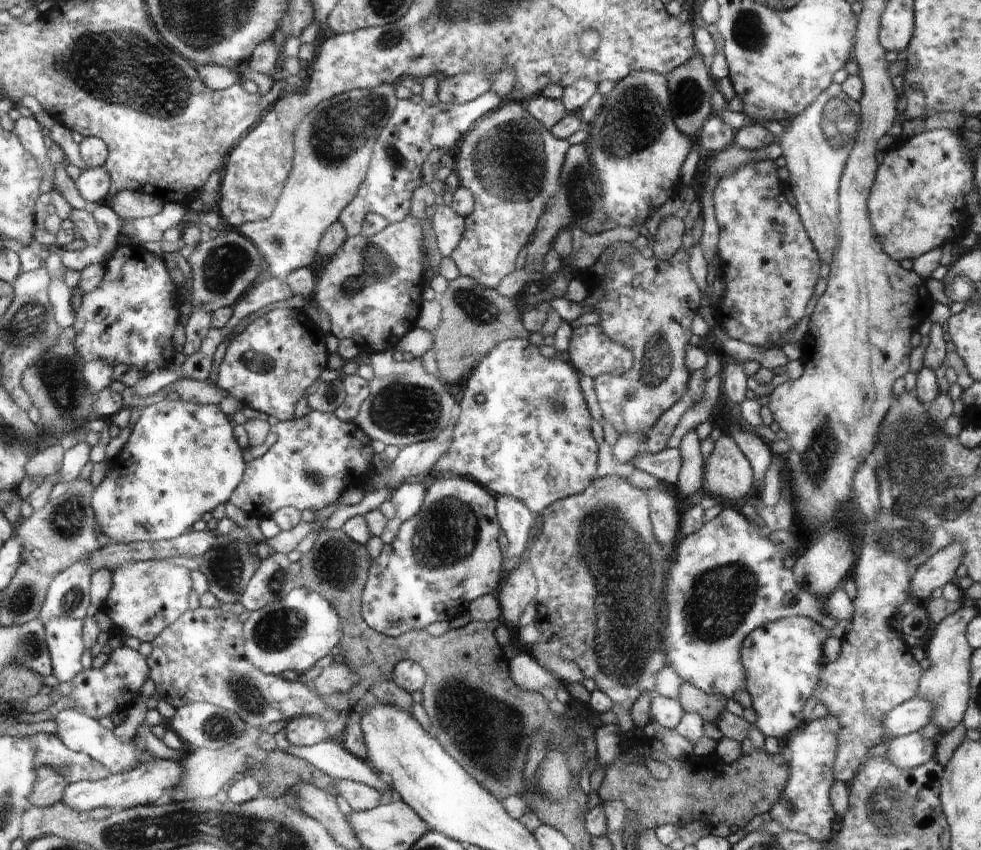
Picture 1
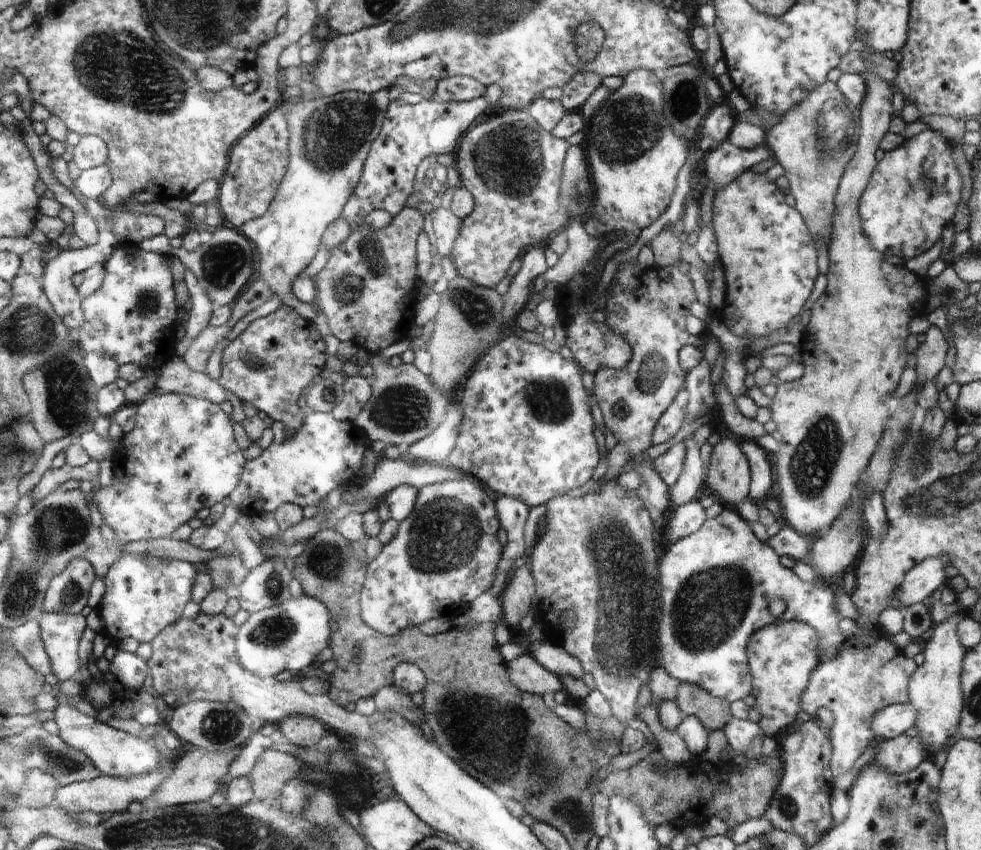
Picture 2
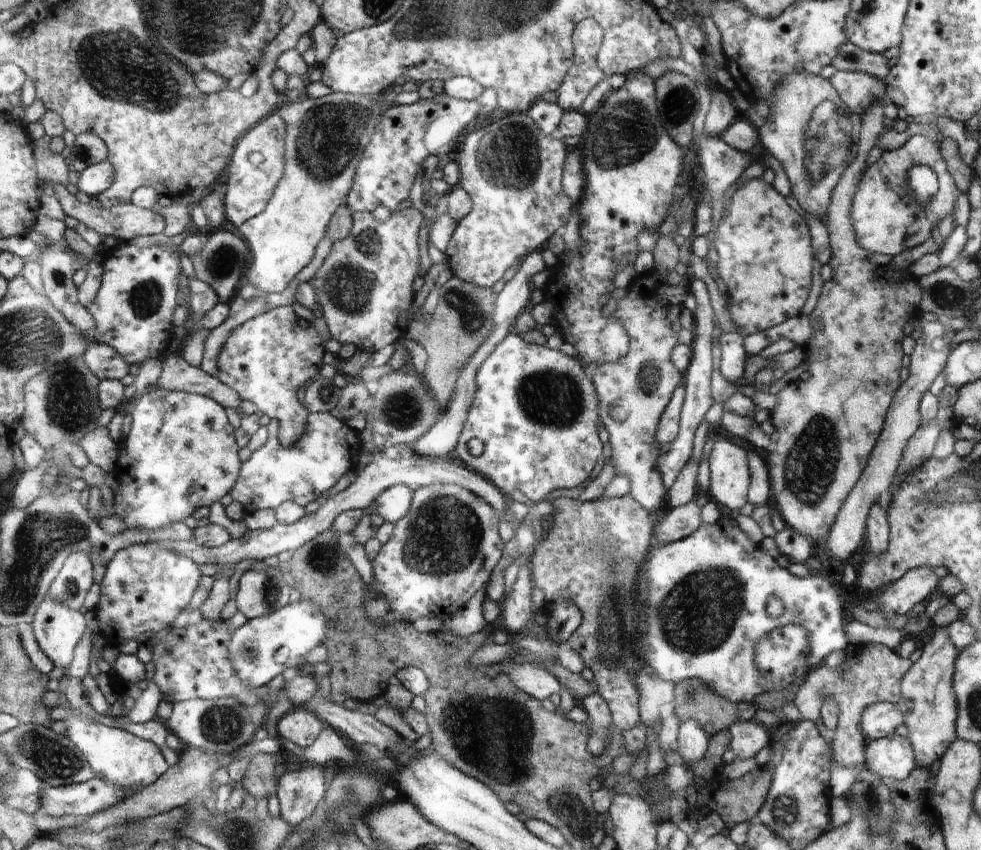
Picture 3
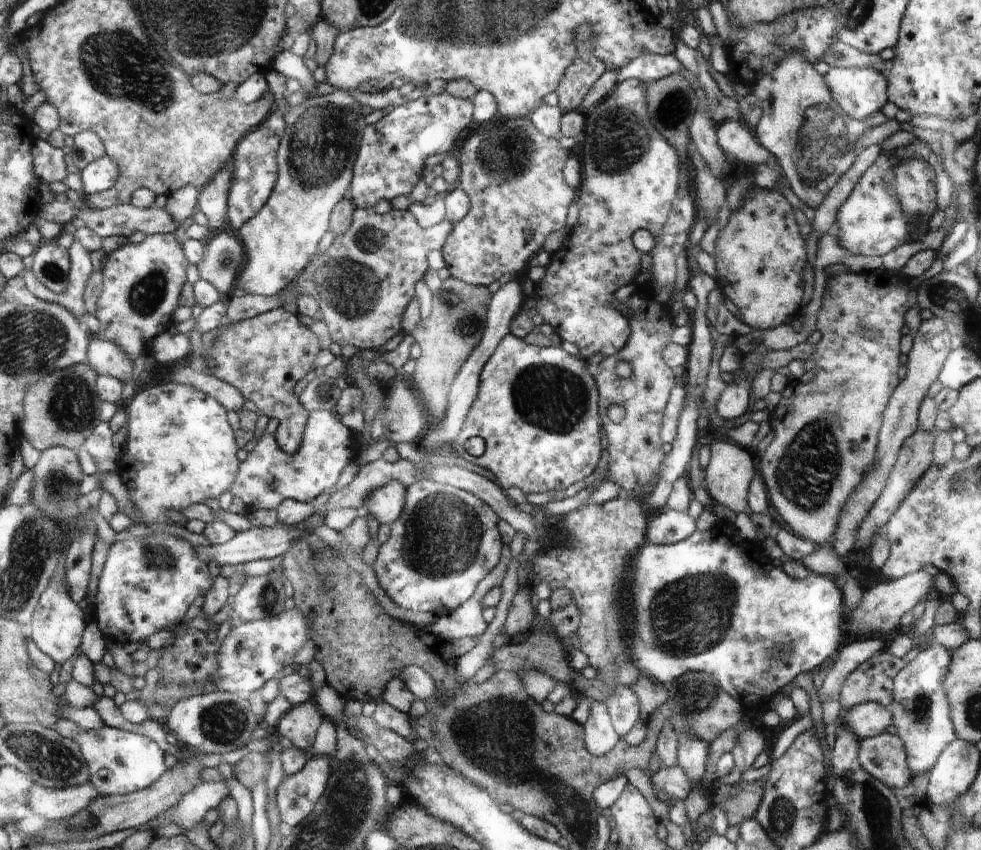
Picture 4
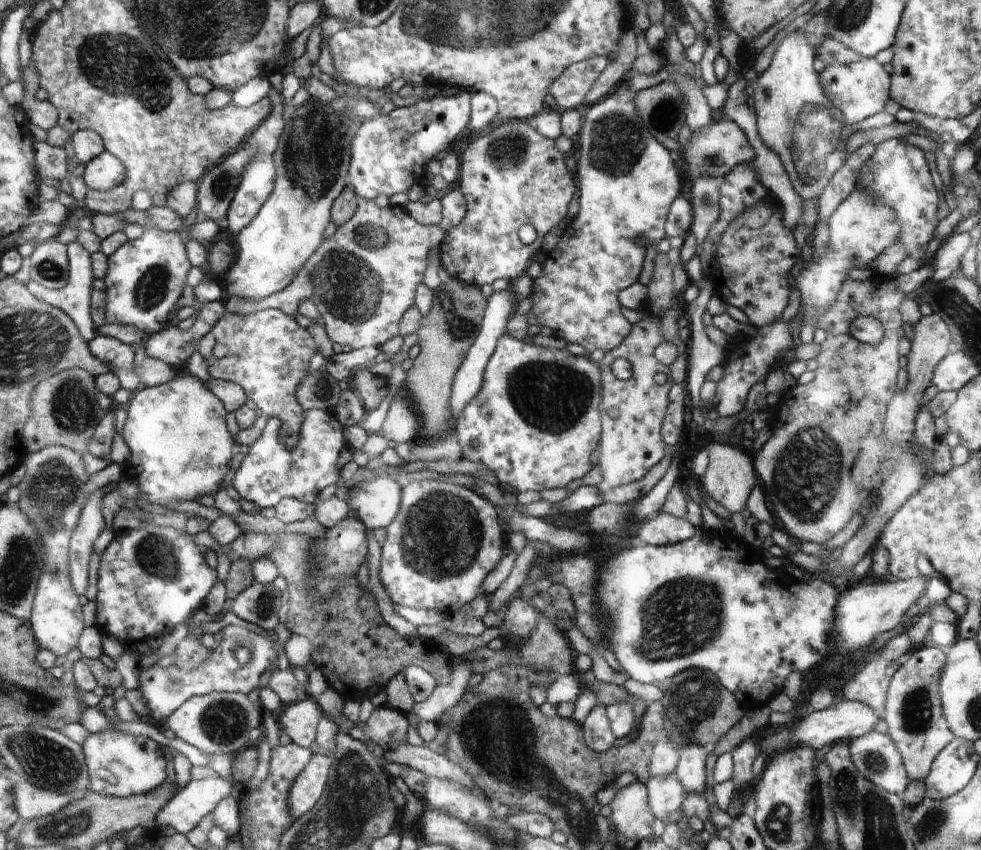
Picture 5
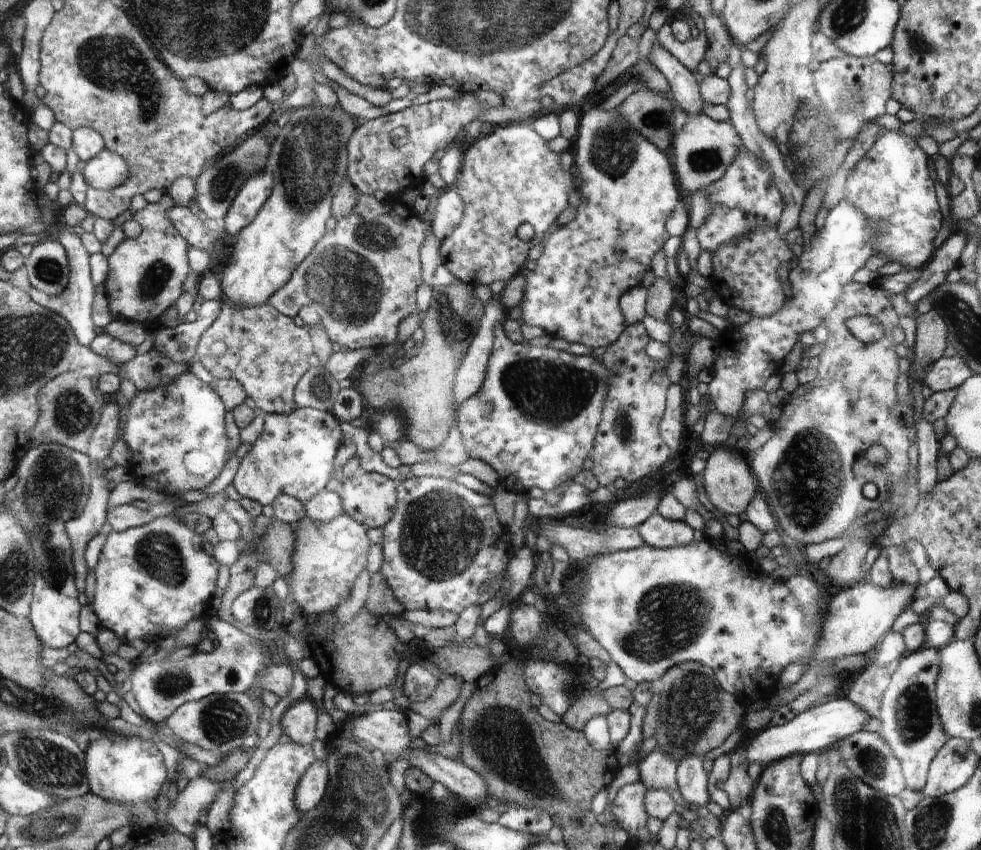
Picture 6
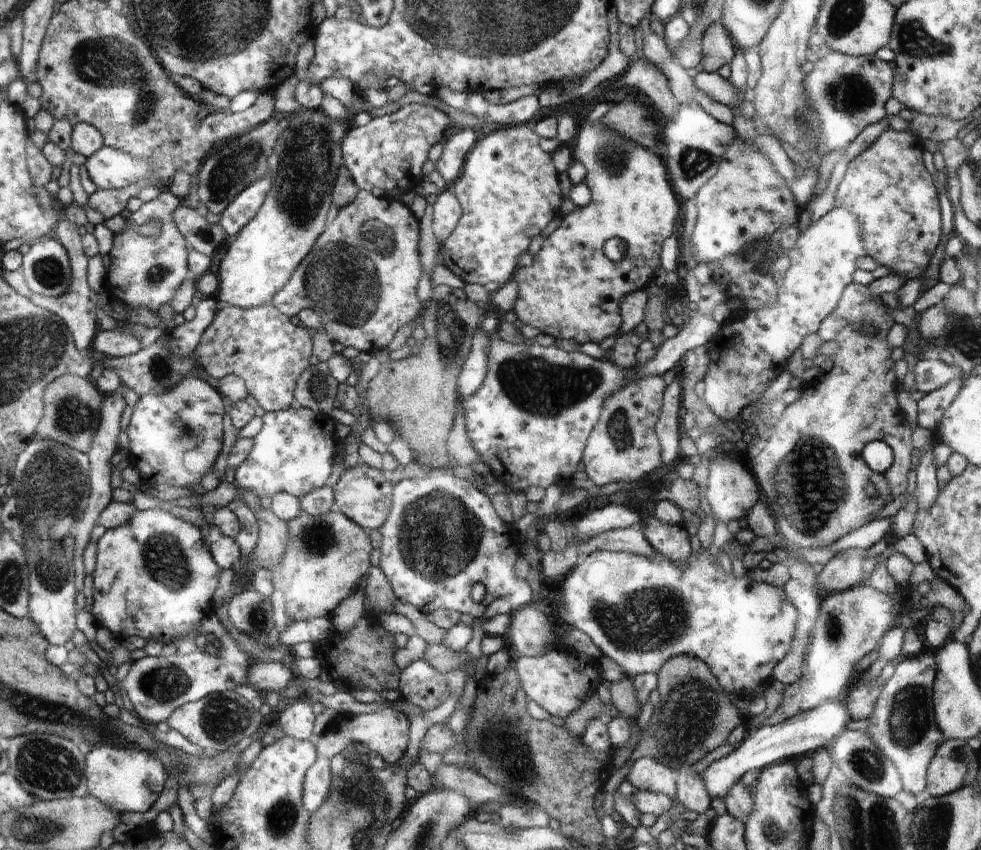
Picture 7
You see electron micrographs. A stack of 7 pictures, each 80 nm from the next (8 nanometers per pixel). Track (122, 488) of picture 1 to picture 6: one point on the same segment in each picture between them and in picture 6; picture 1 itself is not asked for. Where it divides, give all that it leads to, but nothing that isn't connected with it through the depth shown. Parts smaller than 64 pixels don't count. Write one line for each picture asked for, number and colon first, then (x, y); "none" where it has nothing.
2: (181, 456)
3: (180, 454)
4: (180, 450)
5: (180, 449)
6: (176, 433)

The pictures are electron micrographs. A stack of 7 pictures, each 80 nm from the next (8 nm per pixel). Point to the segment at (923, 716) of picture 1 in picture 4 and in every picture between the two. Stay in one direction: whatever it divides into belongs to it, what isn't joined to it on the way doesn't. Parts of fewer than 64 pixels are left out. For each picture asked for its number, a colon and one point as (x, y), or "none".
2: (894, 720)
3: (879, 720)
4: (871, 719)

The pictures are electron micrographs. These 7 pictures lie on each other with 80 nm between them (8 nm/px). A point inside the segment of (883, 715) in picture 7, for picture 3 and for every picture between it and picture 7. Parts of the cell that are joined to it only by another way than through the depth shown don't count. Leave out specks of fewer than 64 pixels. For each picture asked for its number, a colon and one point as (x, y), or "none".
3: (930, 705)
4: (922, 712)
5: (914, 713)
6: (910, 723)

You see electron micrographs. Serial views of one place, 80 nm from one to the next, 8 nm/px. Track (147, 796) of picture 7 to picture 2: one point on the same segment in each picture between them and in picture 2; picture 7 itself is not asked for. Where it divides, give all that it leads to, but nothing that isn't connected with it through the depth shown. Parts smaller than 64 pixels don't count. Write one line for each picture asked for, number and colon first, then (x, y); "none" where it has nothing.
2: (117, 753)
3: (125, 759)
4: (119, 762)
5: (119, 764)
6: (123, 769)

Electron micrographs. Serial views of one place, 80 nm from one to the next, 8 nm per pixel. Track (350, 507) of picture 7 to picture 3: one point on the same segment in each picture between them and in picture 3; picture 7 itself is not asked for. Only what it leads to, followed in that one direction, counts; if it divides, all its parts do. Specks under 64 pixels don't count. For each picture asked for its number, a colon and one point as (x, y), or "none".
3: (394, 503)
4: (386, 504)
5: (376, 501)
6: (370, 499)

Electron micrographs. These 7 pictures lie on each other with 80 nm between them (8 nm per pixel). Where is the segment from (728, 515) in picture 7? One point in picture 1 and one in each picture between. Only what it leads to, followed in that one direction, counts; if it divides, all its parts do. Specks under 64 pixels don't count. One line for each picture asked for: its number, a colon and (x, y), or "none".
1: (727, 474)
2: (728, 476)
3: (729, 480)
4: (727, 477)
5: (729, 478)
6: (730, 486)

